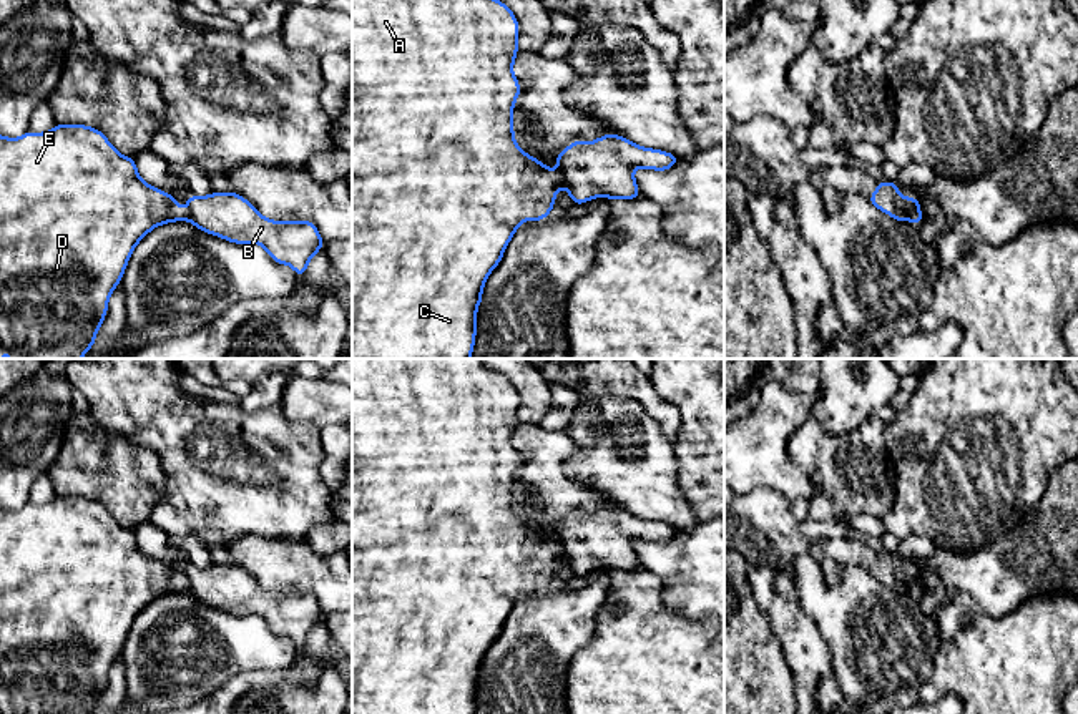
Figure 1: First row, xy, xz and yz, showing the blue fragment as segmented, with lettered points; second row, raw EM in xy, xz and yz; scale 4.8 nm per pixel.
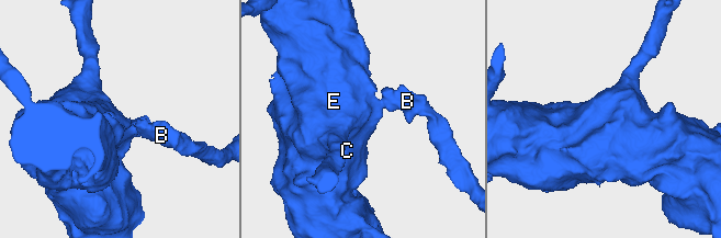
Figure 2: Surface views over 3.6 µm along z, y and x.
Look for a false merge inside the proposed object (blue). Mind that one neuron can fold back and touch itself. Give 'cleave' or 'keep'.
cleave

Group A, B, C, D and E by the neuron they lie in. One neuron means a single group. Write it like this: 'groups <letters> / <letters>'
groups A C D E / B

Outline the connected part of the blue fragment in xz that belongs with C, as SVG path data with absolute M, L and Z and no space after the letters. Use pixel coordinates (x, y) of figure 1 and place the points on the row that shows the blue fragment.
M352 0L352 359L470 359L477 332L477 307L483 301L482 289L488 274L502 261L517 227L525 219L545 219L555 206L556 191L563 184L563 173L550 171L546 164L522 151L515 143L513 103L522 91L513 76L518 32L517 17L500 0Z

